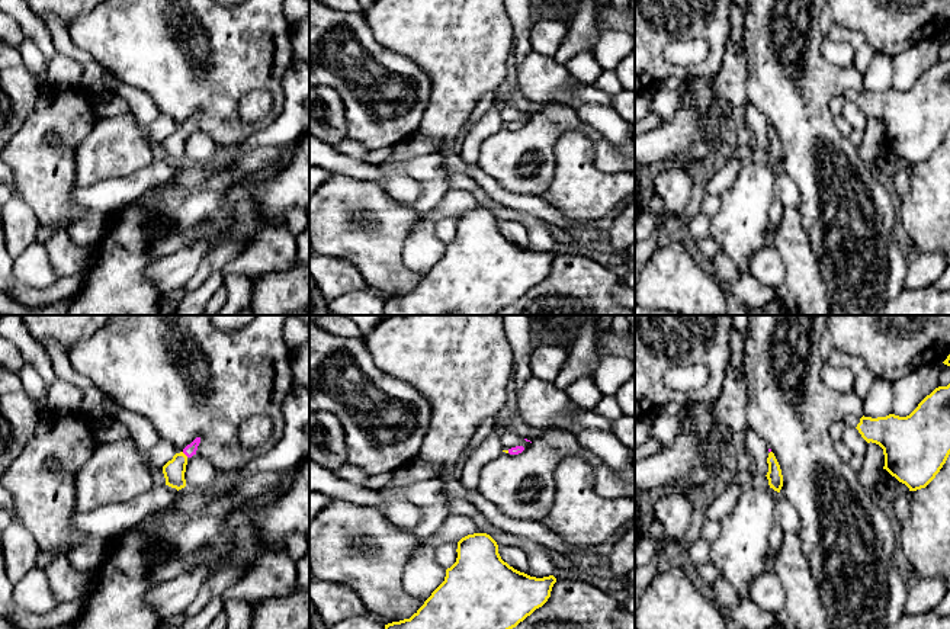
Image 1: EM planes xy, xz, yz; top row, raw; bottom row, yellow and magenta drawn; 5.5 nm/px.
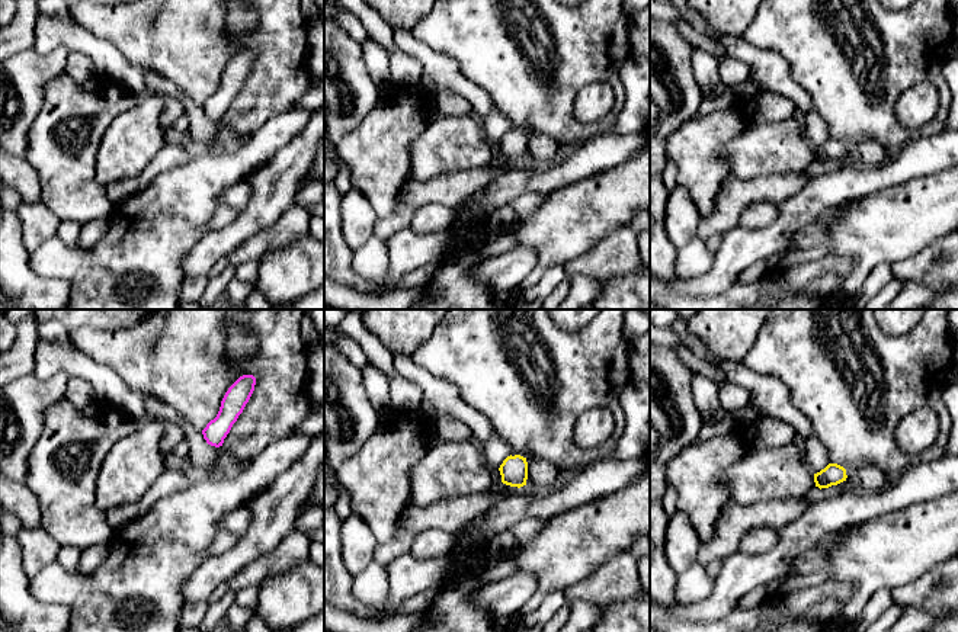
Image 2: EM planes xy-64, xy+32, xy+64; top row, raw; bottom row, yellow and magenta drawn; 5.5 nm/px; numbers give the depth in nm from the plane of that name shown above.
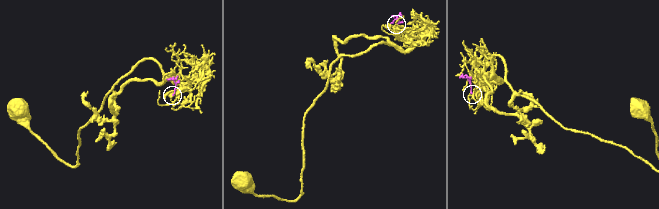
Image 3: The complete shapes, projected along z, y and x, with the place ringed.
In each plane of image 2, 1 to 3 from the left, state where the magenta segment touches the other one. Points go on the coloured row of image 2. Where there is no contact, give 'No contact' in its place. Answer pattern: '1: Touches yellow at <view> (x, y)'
1: No contact
2: No contact
3: No contact

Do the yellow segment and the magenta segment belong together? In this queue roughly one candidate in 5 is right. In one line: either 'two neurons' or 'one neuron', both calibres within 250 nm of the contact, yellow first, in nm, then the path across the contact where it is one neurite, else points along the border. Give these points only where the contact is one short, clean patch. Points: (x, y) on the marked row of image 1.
one neuron; 120 nm thick on the yellow side, 70 nm on the other; runs through xy (175, 469), (183, 453), (189, 451)

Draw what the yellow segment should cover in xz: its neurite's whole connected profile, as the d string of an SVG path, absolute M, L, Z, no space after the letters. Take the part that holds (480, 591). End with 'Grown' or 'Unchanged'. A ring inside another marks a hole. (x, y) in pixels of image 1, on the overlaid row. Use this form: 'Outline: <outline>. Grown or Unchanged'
Outline: M487 533L462 537L456 552L456 562L424 604L410 619L388 623L385 629L513 629L548 601L556 583L553 575L536 578L510 567Z. Unchanged

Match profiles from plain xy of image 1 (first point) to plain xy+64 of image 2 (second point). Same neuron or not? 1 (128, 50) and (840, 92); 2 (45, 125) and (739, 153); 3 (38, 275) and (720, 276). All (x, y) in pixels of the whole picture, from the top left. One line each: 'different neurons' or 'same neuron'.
1: same neuron
2: different neurons
3: different neurons

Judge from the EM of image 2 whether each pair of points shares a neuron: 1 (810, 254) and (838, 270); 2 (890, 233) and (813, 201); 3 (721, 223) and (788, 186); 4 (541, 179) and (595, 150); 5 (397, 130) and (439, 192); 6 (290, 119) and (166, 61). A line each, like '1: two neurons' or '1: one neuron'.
1: two neurons
2: two neurons
3: one neuron
4: one neuron
5: two neurons
6: two neurons

